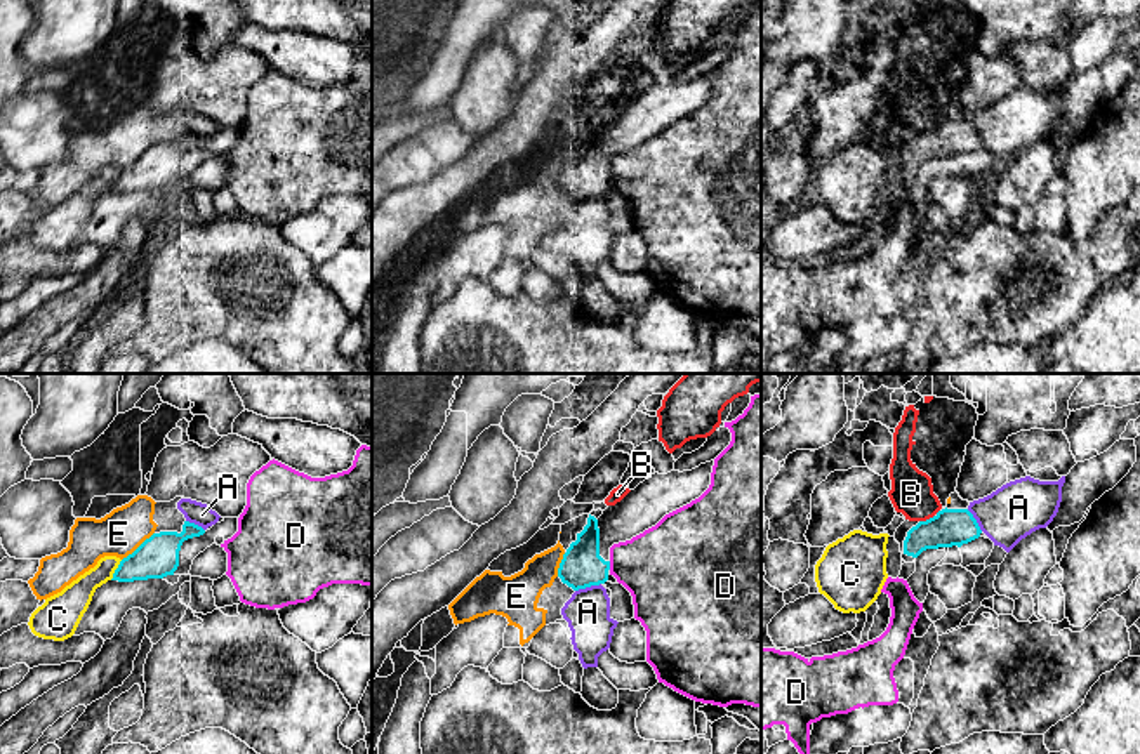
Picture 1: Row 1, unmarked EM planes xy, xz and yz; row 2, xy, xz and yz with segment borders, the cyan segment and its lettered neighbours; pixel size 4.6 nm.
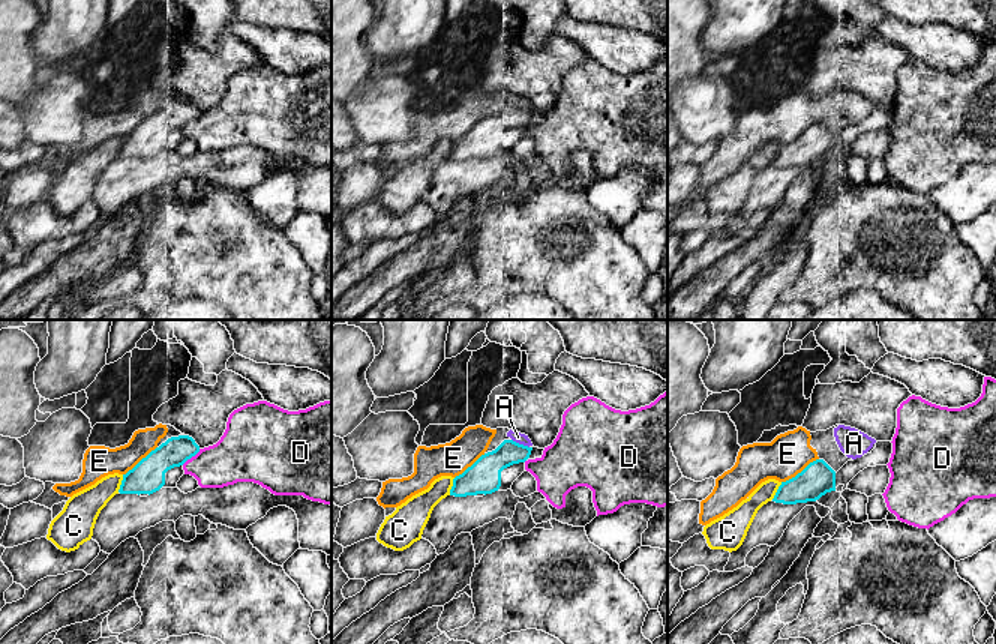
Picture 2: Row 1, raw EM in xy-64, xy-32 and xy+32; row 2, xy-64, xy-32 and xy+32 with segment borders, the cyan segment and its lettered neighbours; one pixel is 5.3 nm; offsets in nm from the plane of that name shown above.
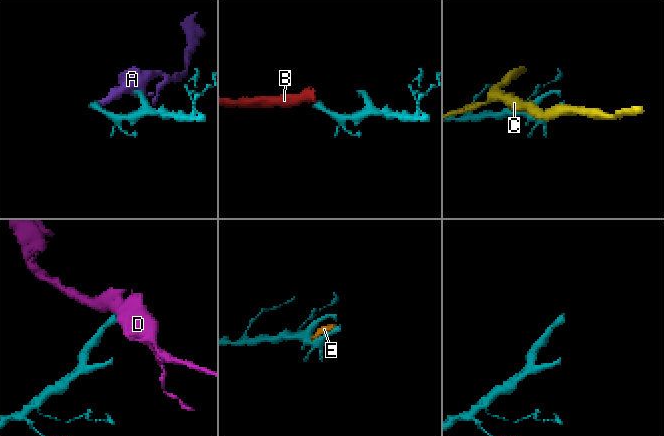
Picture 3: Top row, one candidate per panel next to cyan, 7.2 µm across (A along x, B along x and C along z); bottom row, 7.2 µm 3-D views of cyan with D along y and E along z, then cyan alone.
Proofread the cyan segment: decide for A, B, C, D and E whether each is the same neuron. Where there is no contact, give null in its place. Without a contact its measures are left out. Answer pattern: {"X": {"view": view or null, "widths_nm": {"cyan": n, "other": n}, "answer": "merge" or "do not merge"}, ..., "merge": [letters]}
{"A": {"view": "xz", "widths_nm": {"cyan": 190, "other": 200}, "answer": "do not merge"}, "B": {"view": "yz", "widths_nm": {"cyan": 180, "other": 200}, "answer": "do not merge"}, "C": {"view": "xy", "widths_nm": {"cyan": 190, "other": 150}, "answer": "do not merge"}, "D": {"view": "xz", "widths_nm": {"cyan": 190, "other": 380}, "answer": "do not merge"}, "E": {"view": "xy", "widths_nm": {"cyan": 190, "other": 220}, "answer": "do not merge"}, "merge": []}

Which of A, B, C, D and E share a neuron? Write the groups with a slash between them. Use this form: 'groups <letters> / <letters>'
groups A E / B / C / D

